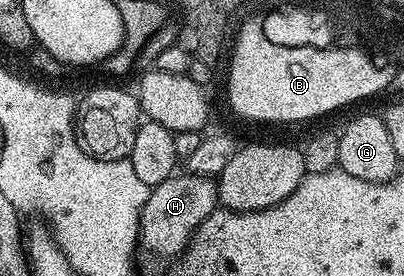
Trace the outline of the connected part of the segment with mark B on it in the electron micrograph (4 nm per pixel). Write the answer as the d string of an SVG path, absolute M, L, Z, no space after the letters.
M246 21L239 27L236 51L228 66L228 102L236 114L252 122L304 122L307 118L320 118L331 110L340 110L359 98L368 98L385 89L384 78L370 62L349 52L320 52L291 50L287 44L280 46L271 37L264 38L259 21Z

